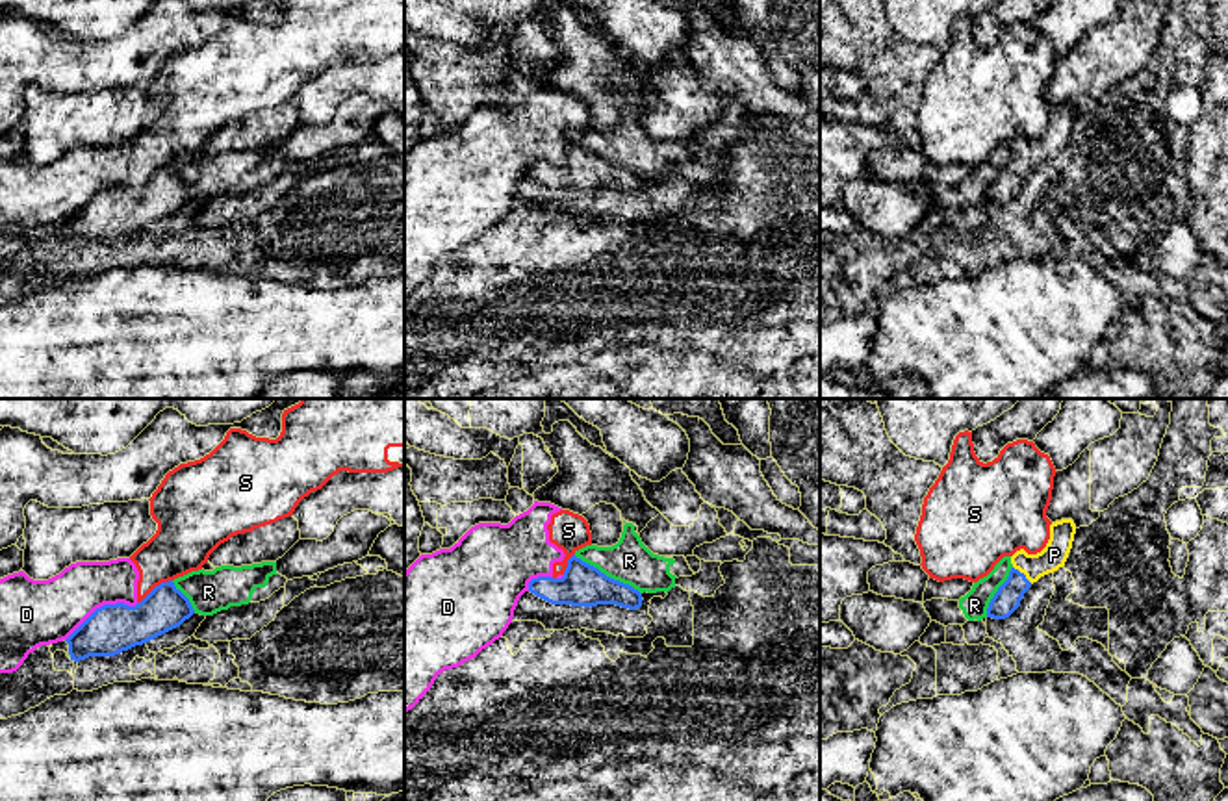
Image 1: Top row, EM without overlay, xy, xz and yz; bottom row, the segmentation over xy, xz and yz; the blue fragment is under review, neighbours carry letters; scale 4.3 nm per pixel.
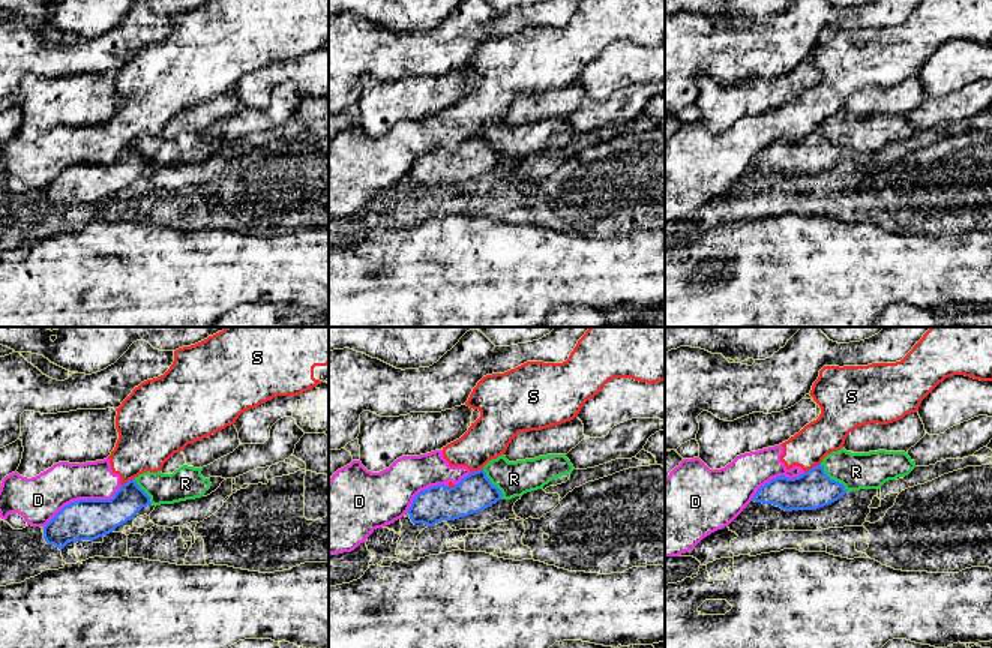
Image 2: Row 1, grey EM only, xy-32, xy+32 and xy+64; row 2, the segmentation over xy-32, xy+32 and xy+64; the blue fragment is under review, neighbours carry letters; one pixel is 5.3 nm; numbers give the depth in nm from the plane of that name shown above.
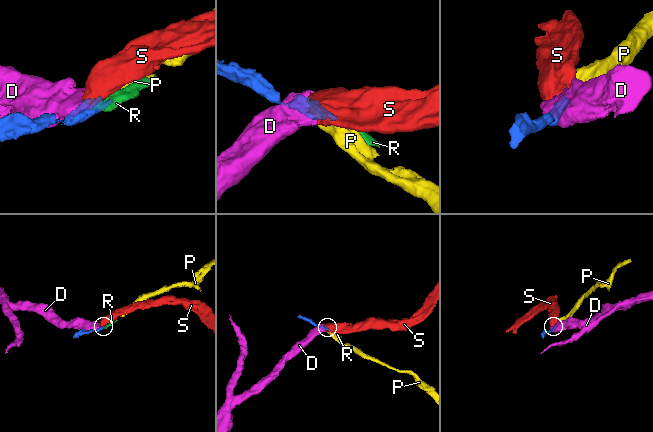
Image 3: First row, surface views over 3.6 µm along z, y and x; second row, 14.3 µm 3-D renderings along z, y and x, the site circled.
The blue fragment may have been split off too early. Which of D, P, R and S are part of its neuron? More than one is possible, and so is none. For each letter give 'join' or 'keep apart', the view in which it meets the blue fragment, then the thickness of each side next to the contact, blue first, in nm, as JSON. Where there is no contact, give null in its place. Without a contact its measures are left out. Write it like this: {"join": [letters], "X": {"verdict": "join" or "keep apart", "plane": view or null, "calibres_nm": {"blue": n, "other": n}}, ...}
{"join": ["P"], "D": {"verdict": "keep apart", "plane": "xy", "calibres_nm": {"blue": 220, "other": 280}}, "P": {"verdict": "join", "plane": "yz", "calibres_nm": {"blue": 120, "other": 110}}, "R": {"verdict": "keep apart", "plane": "xz", "calibres_nm": {"blue": 190, "other": 190}}, "S": {"verdict": "keep apart", "plane": "xy", "calibres_nm": {"blue": 200, "other": 260}}}

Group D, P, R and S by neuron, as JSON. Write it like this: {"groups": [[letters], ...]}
{"groups": [["D", "S"], ["P"], ["R"]]}

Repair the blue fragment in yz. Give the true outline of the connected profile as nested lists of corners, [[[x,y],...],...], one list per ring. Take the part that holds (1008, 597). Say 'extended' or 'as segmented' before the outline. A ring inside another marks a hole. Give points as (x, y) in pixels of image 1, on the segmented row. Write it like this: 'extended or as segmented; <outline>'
as segmented; [[[1011,567],[1007,580],[998,588],[989,603],[987,617],[1009,617],[1020,606],[1020,601],[1030,586],[1031,582],[1026,578],[1026,575]]]

